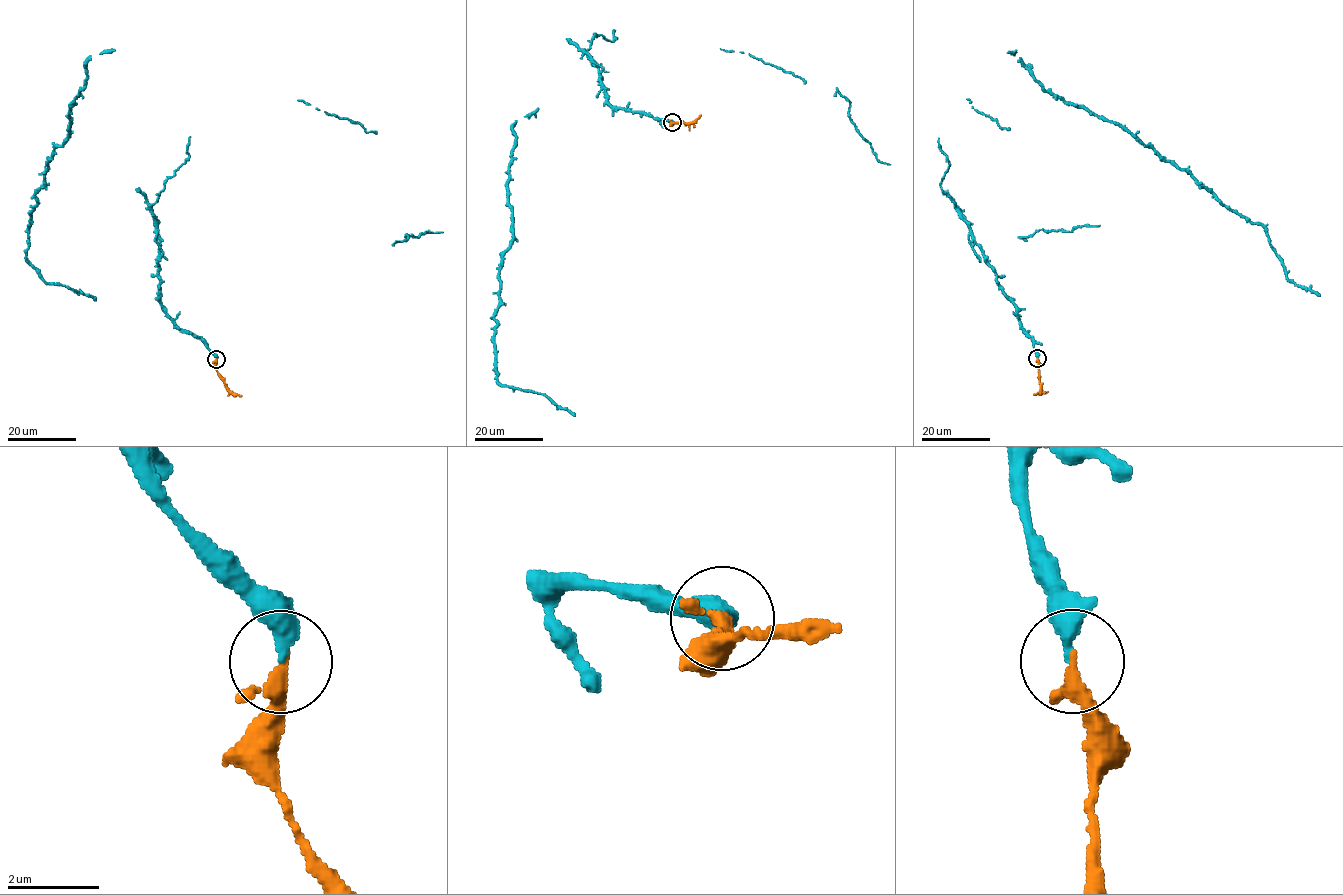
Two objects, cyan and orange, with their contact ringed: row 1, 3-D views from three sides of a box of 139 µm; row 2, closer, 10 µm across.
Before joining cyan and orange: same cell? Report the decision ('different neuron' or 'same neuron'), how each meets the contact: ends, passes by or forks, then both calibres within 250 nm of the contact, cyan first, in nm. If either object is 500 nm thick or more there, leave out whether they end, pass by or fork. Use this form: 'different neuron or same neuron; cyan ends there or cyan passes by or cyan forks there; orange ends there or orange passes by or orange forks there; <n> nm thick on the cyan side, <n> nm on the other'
same neuron; cyan ends there; orange passes by; 320 nm thick on the cyan side, 240 nm on the other

